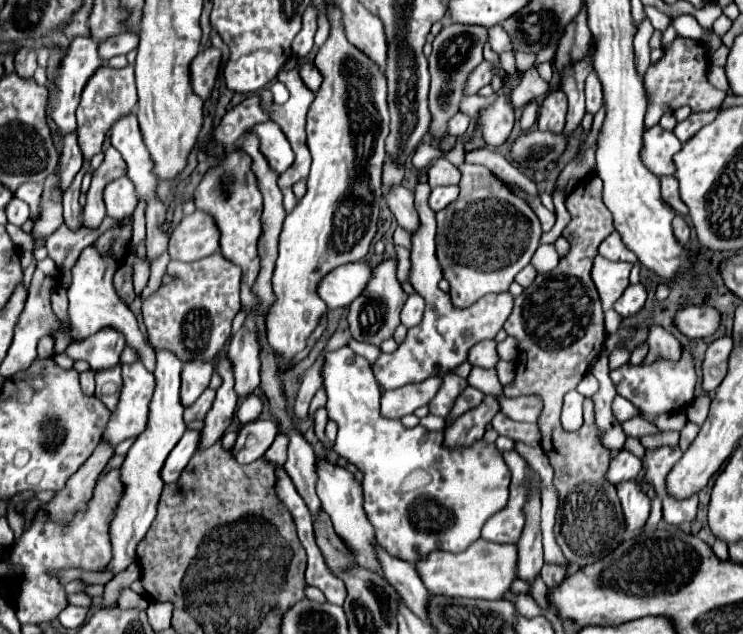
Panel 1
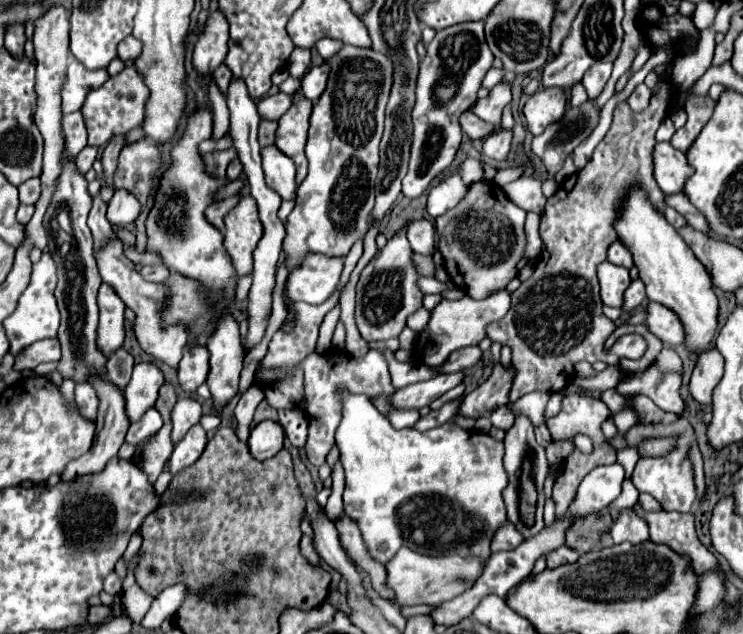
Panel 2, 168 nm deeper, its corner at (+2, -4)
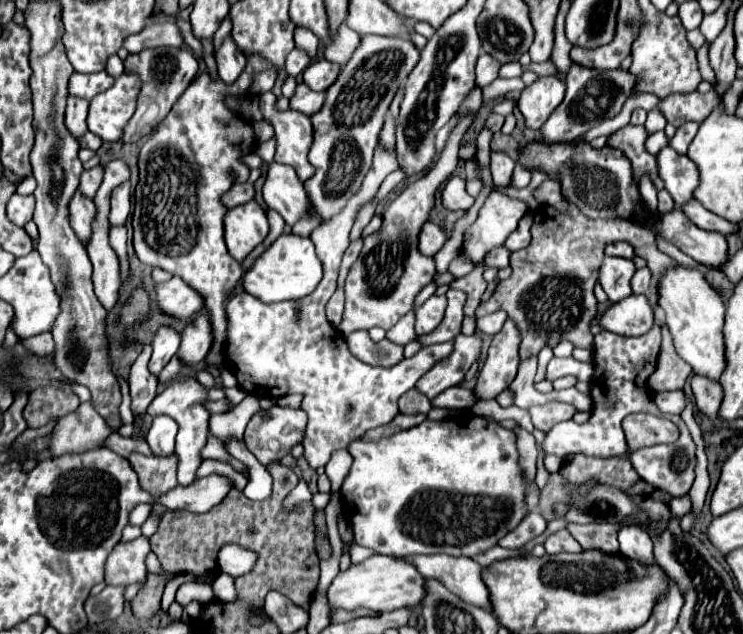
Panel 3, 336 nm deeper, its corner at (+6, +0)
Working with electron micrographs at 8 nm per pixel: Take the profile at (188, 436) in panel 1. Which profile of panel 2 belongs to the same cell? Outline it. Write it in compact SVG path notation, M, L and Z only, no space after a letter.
M196 425L176 443L174 453L170 455L170 461L168 461L168 471L176 475L178 471L194 463L202 455L204 447L206 447L206 431L200 425Z

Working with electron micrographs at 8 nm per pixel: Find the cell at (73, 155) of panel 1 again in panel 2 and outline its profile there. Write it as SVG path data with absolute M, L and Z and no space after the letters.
M80 111L72 115L64 115L64 135L66 135L66 157L68 161L74 161L76 155L86 147L86 131Z

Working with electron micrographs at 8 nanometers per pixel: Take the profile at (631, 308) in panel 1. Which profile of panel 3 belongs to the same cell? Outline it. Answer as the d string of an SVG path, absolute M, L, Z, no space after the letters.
M642 267L634 273L632 277L632 289L634 293L646 293L648 287L650 287L650 279L652 279L652 273L648 267Z

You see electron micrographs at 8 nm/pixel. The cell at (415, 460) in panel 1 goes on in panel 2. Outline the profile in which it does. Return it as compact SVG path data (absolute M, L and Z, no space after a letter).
M342 385L338 395L342 399L342 421L336 429L336 445L346 471L344 511L360 525L370 555L380 563L388 563L400 547L410 547L420 555L478 555L488 559L490 539L506 521L502 501L502 491L508 485L502 465L504 445L488 433L466 431L454 421L424 433L416 429L398 431L376 411L368 395L350 393Z

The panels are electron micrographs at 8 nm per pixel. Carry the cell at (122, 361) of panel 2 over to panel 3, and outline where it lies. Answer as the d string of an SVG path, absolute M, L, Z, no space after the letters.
M120 381L120 387L122 387L122 403L119 408L119 413L122 418L122 425L132 424L134 422L134 416L131 410L131 397L128 397L128 383L126 381Z

